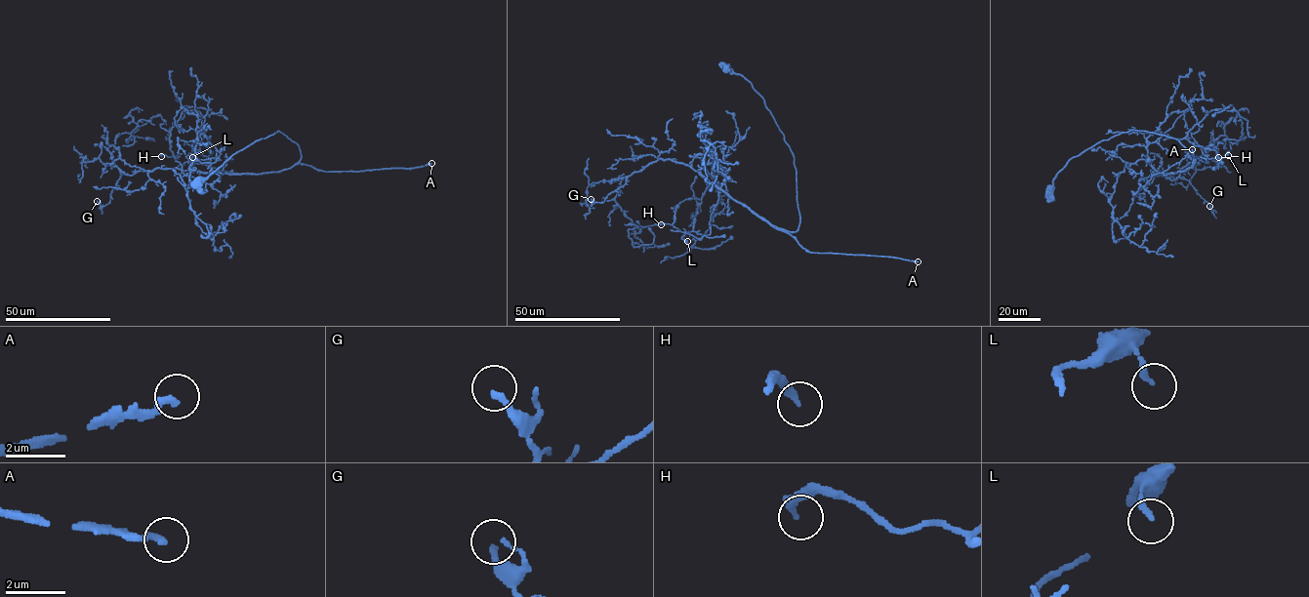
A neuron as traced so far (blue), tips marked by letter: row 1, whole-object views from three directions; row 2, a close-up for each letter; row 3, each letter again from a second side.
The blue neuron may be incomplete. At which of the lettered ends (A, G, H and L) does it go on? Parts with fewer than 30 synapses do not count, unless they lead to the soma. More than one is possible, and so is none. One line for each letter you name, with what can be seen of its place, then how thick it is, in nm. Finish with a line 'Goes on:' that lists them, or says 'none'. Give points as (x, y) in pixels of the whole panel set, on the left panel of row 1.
A: at (431, 163); 200 nm thick
Goes on: A

